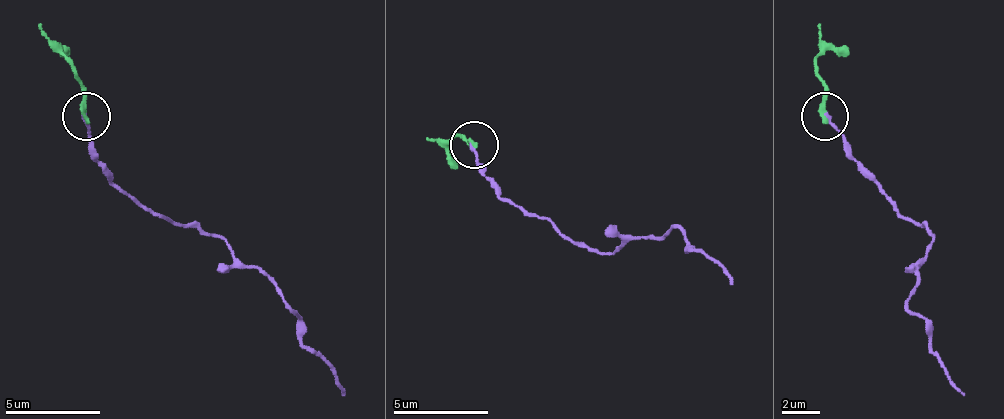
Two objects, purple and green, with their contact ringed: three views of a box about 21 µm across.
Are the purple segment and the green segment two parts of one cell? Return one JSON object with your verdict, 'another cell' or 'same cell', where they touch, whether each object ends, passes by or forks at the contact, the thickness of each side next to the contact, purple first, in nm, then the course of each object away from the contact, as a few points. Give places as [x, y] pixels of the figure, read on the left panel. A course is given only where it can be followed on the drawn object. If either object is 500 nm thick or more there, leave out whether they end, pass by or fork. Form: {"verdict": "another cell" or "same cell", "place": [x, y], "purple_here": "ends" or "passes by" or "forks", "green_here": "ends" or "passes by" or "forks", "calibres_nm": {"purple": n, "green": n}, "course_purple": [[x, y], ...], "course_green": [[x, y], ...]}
{"verdict": "same cell", "place": [86, 116], "purple_here": "ends", "green_here": "ends", "calibres_nm": {"purple": 200, "green": 260}, "course_purple": [[85, 117], [90, 155], [118, 183], [241, 264], [255, 264], [303, 321], [346, 397]], "course_green": [[85, 117], [75, 65], [37, 22]]}

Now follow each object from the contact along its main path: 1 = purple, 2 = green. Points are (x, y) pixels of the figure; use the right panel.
1: (823, 117), (880, 183), (894, 207), (932, 236), (918, 264), (908, 307), (927, 321), (927, 349), (965, 397)
2: (823, 117), (818, 22)

